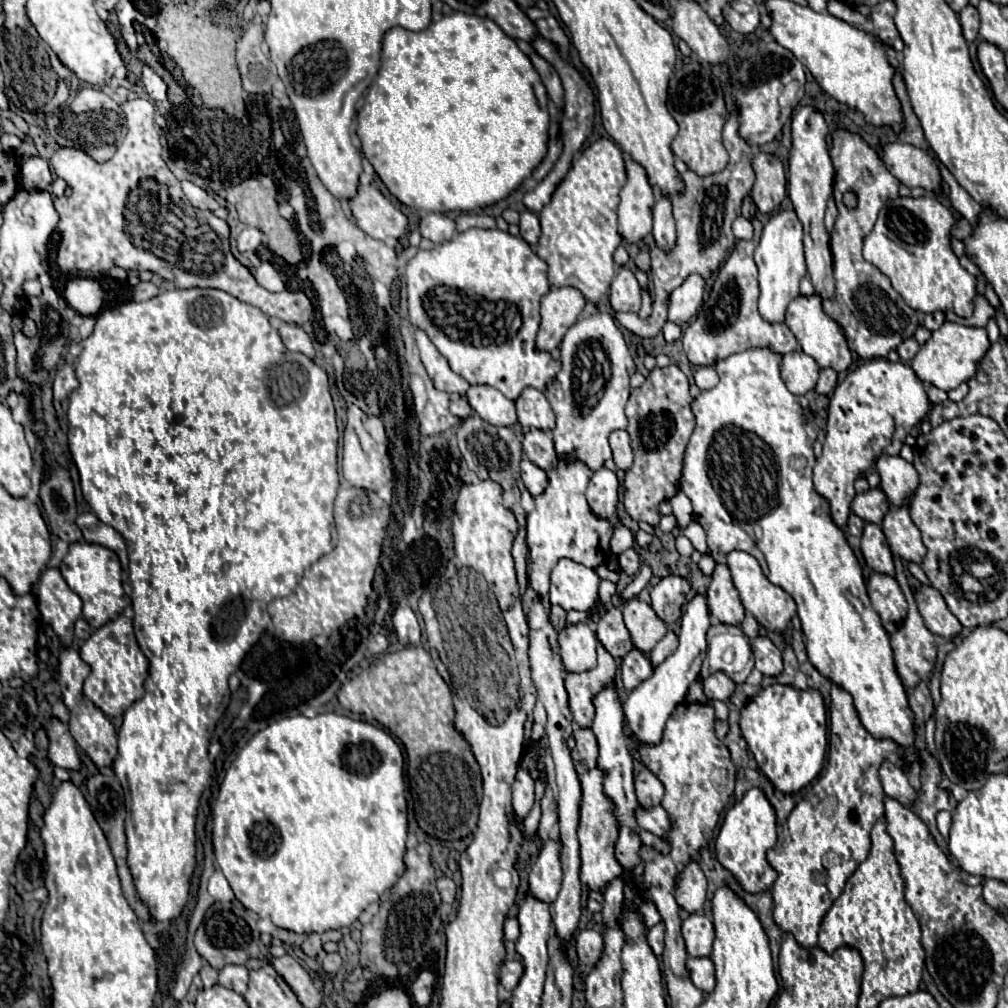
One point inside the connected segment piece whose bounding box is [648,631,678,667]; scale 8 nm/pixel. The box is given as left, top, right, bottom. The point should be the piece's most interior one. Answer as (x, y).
(666, 645)

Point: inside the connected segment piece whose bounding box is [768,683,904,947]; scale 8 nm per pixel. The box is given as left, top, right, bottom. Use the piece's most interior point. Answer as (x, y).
(827, 836)

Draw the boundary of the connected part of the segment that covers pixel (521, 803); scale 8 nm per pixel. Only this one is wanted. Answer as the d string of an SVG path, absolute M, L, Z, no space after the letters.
M520 767L516 773L516 781L512 785L512 807L516 813L516 819L524 819L528 815L528 811L534 805L534 779L528 773L528 769Z

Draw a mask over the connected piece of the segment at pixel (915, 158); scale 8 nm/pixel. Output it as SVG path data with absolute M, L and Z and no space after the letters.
M880 143L882 161L886 169L908 187L924 187L926 191L938 191L942 177L936 161L922 149L908 143Z

